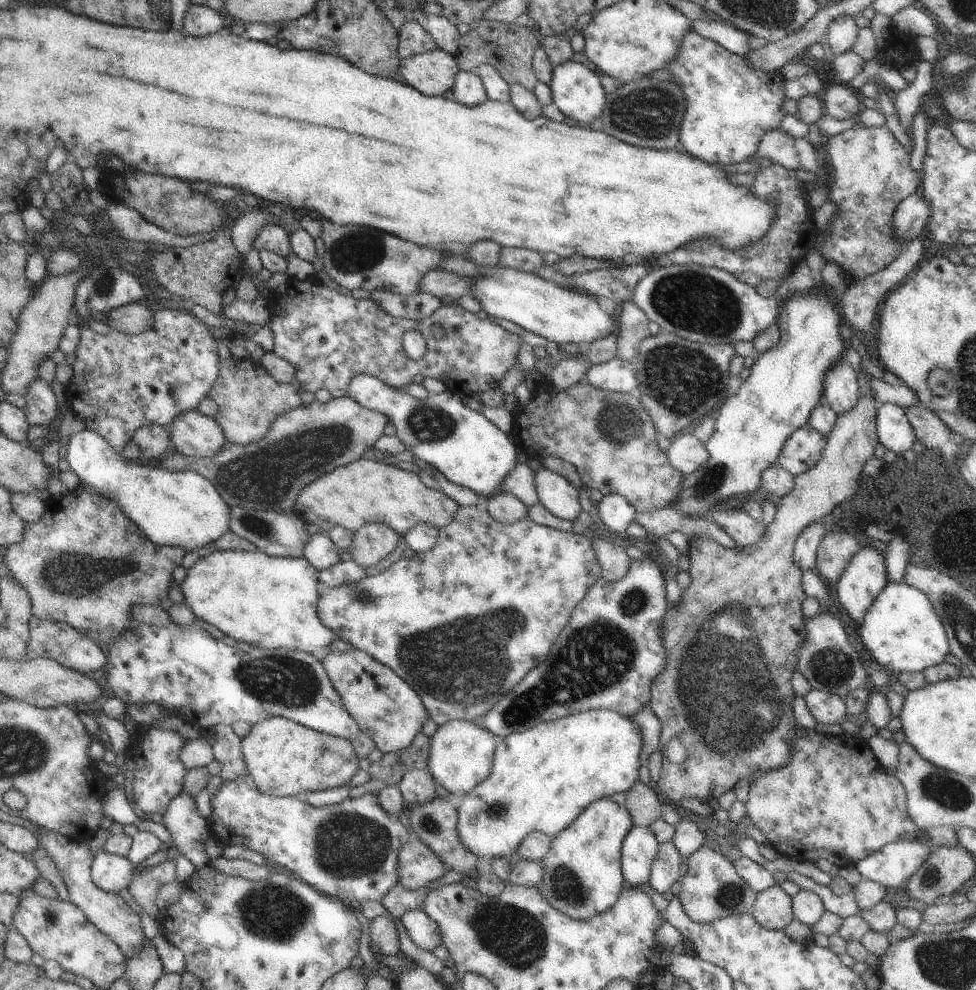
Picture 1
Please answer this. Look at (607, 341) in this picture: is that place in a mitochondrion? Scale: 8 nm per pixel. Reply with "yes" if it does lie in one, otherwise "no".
no

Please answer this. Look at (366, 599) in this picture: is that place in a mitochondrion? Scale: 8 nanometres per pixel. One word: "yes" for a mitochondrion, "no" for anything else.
yes

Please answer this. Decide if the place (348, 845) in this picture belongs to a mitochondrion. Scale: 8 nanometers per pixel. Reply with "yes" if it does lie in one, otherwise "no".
yes

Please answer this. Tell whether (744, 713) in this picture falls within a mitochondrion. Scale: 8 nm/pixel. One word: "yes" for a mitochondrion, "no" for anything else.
yes

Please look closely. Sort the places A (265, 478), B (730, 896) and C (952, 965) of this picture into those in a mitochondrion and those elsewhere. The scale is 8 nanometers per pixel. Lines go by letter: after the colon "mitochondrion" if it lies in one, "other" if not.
A: mitochondrion
B: mitochondrion
C: mitochondrion

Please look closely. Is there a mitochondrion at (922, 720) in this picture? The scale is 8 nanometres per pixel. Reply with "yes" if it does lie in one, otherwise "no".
no

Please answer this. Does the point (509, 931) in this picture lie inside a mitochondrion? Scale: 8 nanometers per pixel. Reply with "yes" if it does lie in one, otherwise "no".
yes

